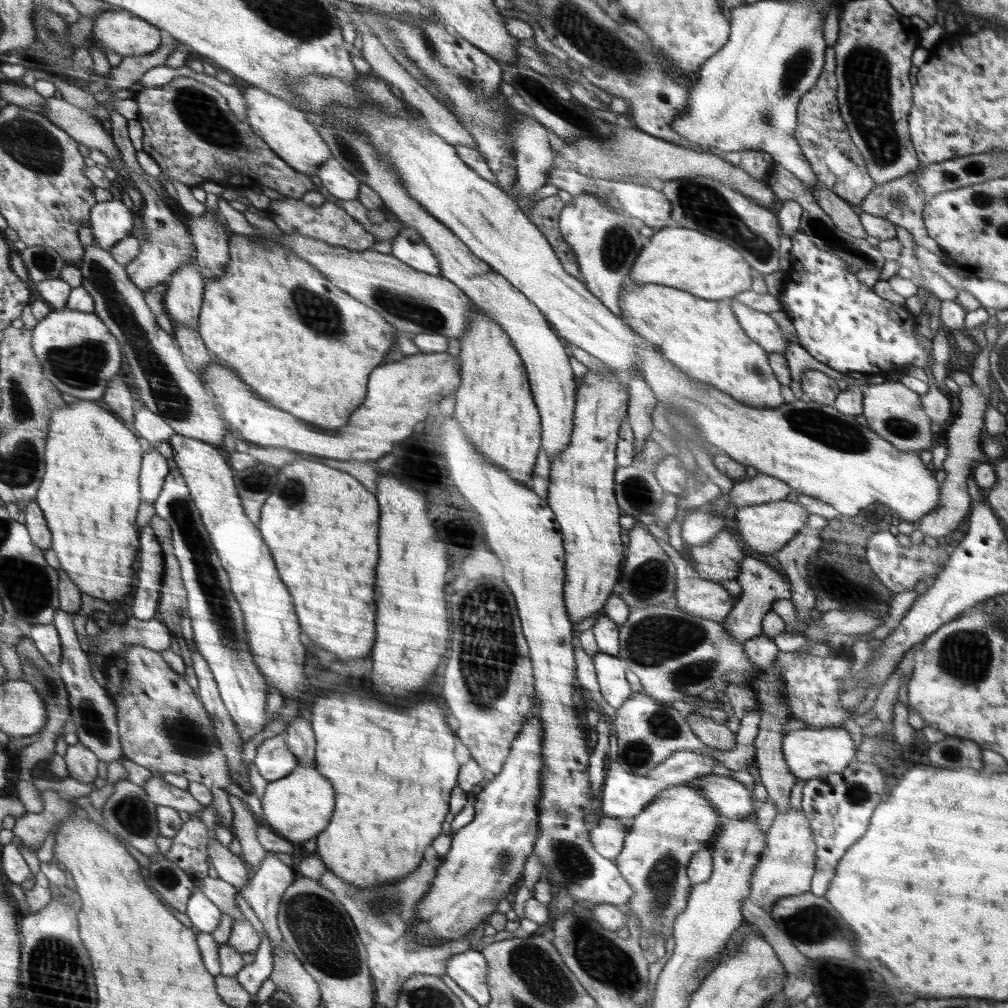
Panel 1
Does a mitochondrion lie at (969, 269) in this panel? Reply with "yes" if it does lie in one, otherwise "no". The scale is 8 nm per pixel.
no

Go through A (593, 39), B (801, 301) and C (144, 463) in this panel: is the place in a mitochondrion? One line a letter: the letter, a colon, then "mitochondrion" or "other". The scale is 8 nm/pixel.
A: mitochondrion
B: other
C: other

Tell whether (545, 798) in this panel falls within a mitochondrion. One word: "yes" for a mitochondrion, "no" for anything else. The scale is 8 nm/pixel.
no

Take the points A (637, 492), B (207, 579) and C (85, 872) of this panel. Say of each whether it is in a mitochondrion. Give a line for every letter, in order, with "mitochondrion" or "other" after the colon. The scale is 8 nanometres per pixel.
A: mitochondrion
B: mitochondrion
C: other

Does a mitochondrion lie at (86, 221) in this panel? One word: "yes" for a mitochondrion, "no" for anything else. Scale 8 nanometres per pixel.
no

